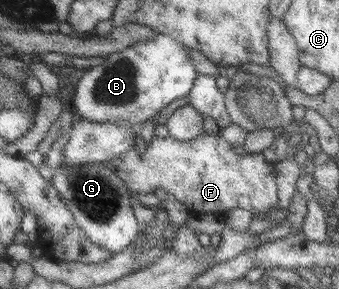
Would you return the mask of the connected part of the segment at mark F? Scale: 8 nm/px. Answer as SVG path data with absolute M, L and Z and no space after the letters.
M203 131L201 135L191 141L173 139L171 136L161 138L154 135L150 145L143 153L138 153L135 146L127 149L119 157L107 162L107 166L127 184L129 191L134 195L139 193L153 193L155 189L165 189L167 193L175 196L177 201L186 205L189 213L202 217L206 214L221 215L231 209L239 208L250 211L255 215L267 212L271 207L279 209L279 197L277 195L276 163L269 162L261 153L247 154L241 147L234 147L229 139L220 135L212 135Z

